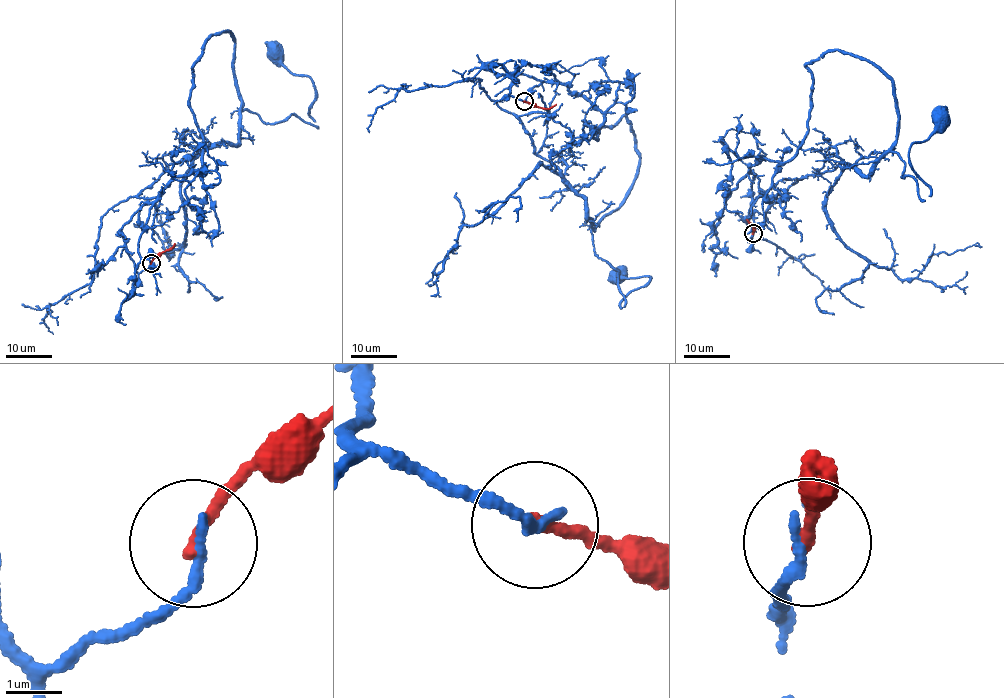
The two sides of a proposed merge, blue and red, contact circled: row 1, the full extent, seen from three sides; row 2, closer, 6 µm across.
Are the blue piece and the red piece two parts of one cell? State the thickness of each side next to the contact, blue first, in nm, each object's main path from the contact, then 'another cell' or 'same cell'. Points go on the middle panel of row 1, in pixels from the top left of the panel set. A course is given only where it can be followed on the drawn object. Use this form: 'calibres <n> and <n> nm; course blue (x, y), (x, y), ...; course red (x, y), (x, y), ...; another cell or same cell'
calibres 190 and 220 nm; course blue (525, 101), (521, 73), (597, 138), (625, 116), (592, 238), (621, 307), (651, 279), (618, 278); course red (524, 101), (546, 108), (555, 104); another cell

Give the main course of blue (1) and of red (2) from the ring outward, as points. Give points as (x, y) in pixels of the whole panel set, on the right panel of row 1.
1: (752, 233), (749, 171), (808, 130), (807, 64), (892, 81), (921, 199), (910, 150), (944, 119)
2: (753, 233), (753, 225), (746, 219)

